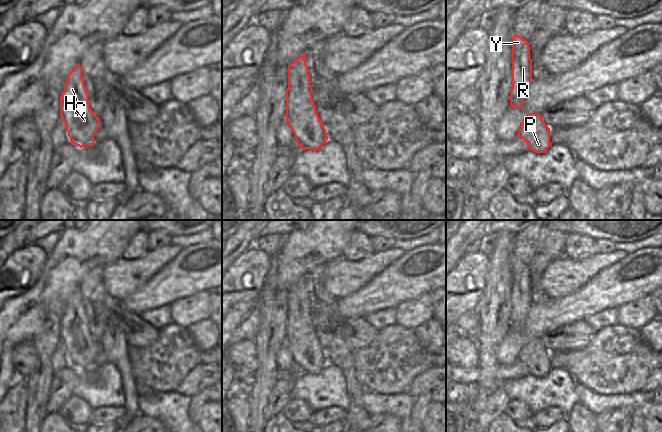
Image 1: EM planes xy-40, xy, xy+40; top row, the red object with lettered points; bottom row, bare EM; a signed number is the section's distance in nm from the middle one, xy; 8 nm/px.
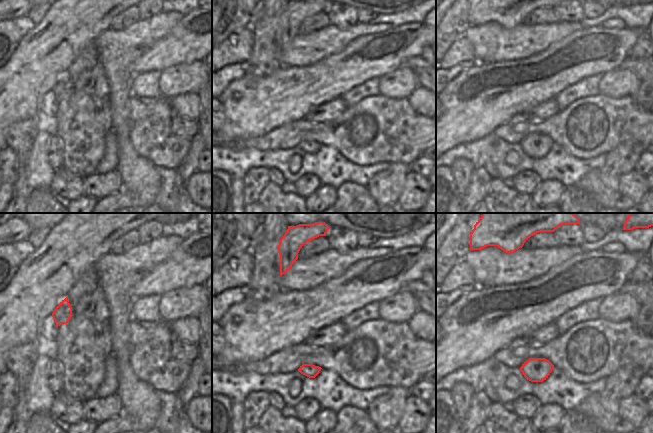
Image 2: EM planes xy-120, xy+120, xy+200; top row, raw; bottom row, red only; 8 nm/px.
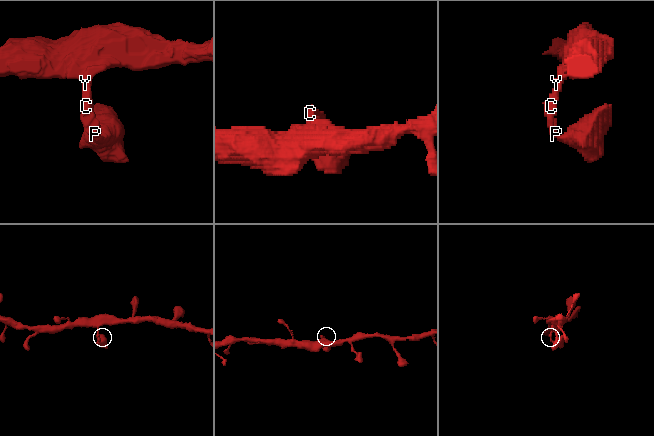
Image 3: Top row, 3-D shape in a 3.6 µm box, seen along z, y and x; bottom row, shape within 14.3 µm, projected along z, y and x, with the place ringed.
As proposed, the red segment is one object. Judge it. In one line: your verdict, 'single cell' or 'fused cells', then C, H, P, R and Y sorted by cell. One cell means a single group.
single cell | C H P R Y

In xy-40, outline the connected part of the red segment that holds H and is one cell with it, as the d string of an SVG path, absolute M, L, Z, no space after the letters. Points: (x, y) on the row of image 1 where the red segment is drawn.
M80 64L75 65L68 74L60 101L60 116L70 141L80 148L93 145L100 119L90 108Z

